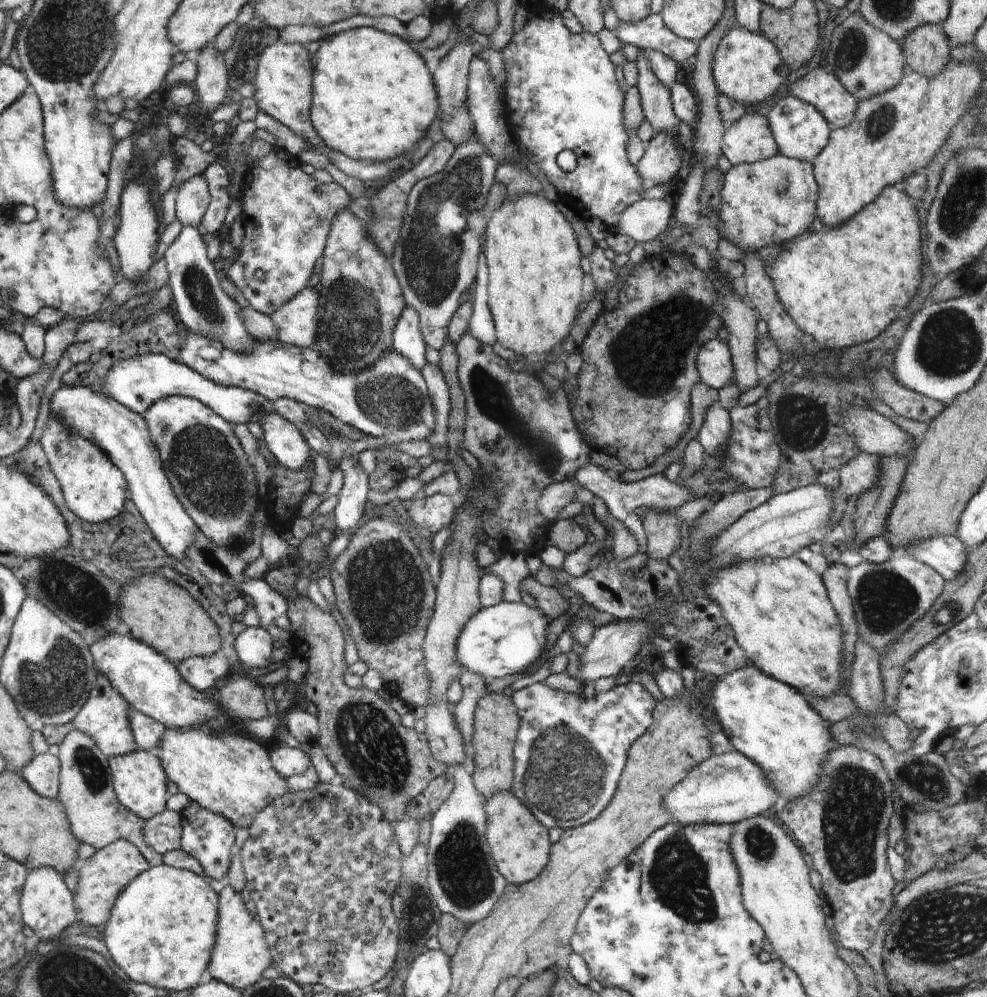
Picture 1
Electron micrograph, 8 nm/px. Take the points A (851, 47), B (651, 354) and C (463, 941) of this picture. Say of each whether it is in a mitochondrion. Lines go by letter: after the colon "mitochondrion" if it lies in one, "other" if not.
A: mitochondrion
B: mitochondrion
C: other

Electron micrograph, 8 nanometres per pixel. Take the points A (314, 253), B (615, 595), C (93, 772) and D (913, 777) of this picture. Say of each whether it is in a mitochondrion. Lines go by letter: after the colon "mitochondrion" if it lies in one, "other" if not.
A: other
B: other
C: mitochondrion
D: mitochondrion

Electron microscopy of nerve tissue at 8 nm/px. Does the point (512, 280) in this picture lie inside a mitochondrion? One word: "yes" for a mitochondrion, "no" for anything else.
no

